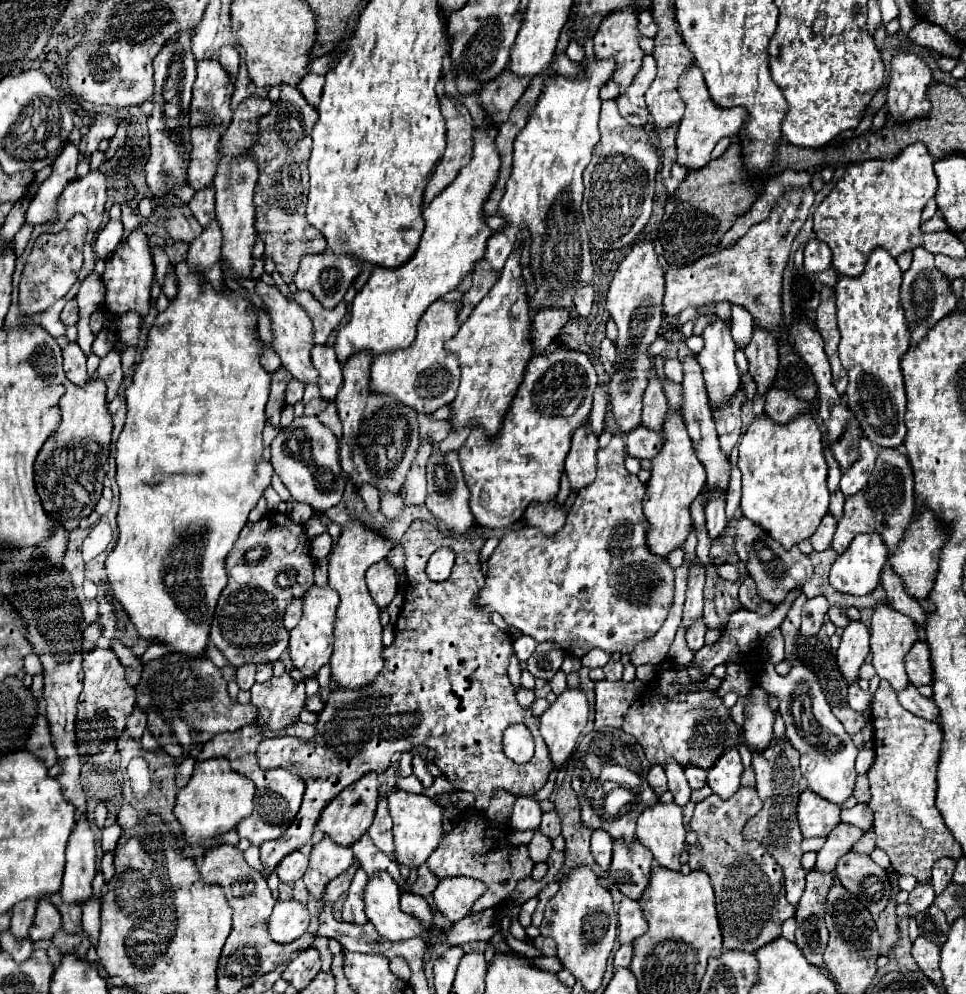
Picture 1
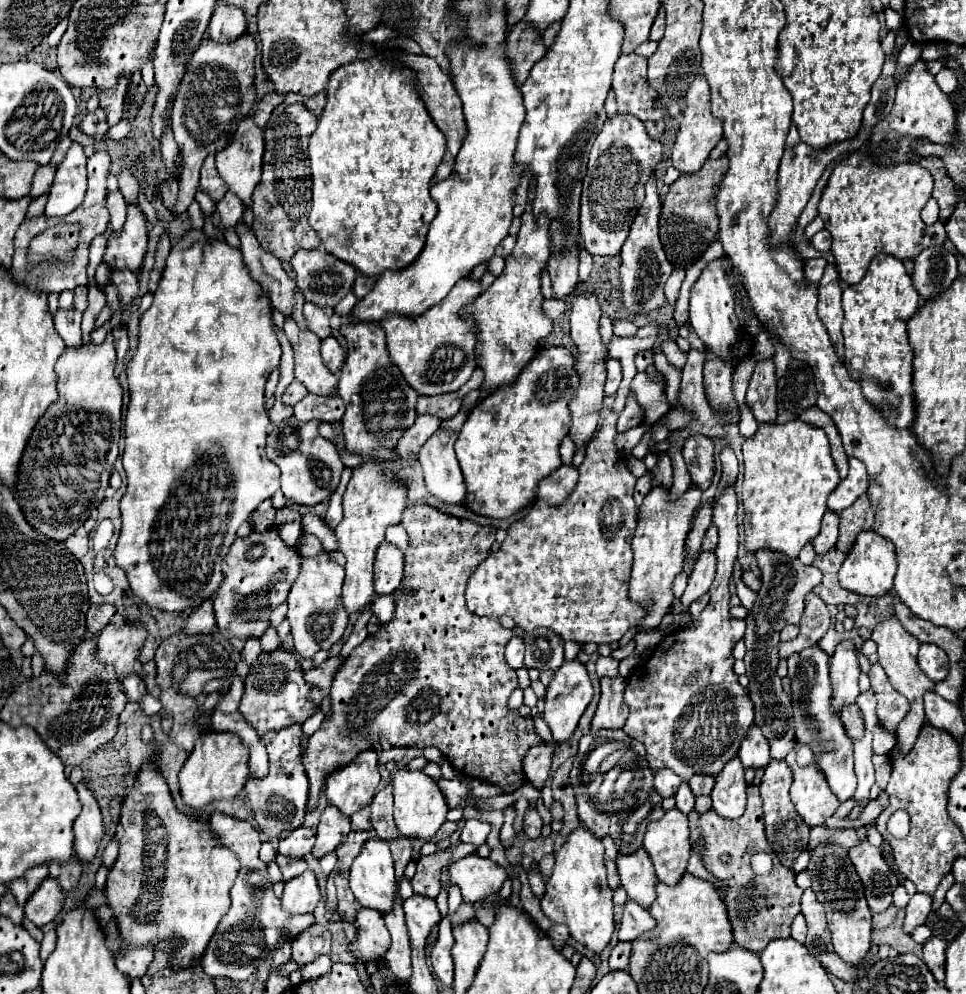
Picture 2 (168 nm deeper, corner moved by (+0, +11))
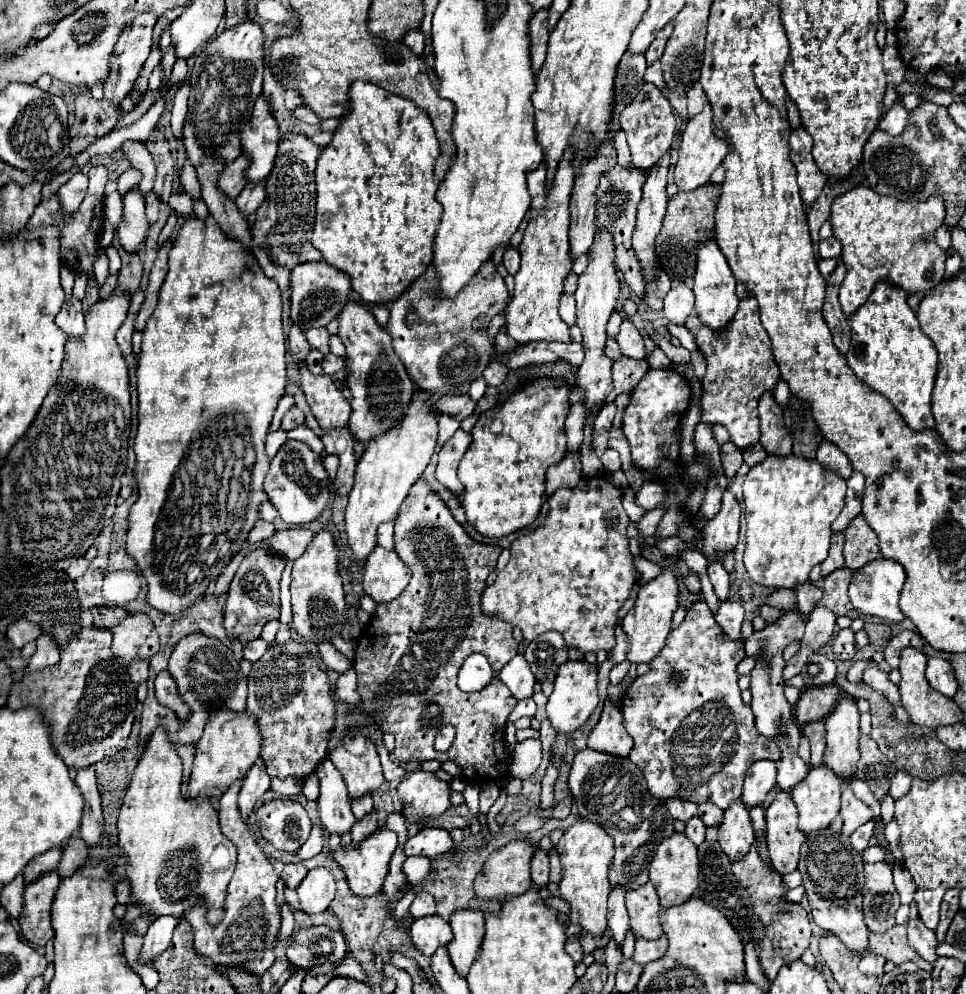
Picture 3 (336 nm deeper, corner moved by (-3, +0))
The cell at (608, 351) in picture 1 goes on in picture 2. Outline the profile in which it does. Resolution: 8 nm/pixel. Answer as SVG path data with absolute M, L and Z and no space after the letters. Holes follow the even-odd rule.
M613 358L607 360L607 382L605 382L605 396L613 396L621 384L621 364Z

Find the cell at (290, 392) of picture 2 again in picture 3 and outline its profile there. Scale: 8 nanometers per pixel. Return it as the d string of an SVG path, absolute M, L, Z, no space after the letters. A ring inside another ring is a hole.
M290 409L290 411L284 415L284 419L282 419L282 427L290 431L290 429L302 425L304 419L306 419L306 415L304 415L300 409Z

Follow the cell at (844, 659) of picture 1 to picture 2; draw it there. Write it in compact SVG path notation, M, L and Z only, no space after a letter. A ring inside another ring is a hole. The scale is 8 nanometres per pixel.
M841 642L831 658L831 706L835 714L841 714L841 710L849 704L853 704L859 696L857 678L861 674L859 662L857 662L857 650L851 642Z

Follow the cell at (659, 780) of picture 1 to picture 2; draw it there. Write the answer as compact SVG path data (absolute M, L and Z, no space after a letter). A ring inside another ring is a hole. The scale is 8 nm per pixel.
M663 768L663 770L659 770L659 772L655 774L655 790L657 790L663 798L675 796L681 784L683 784L683 780L681 780L675 772L671 772L671 770L667 770L667 768Z

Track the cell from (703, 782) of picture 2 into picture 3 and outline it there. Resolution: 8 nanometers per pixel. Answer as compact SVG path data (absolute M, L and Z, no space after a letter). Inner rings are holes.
M698 803L698 815L706 825L718 825L722 821L722 809L714 803Z

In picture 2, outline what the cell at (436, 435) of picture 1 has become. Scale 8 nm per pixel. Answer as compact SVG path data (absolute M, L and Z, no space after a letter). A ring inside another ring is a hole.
M449 392L447 396L419 396L417 412L419 414L433 414L443 420L455 416L463 404L463 398L457 392Z

